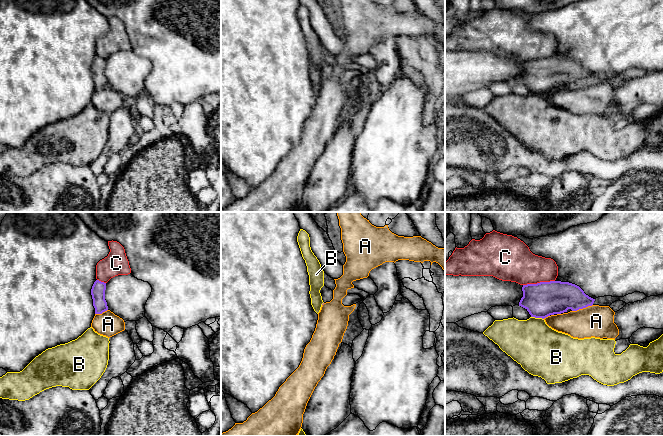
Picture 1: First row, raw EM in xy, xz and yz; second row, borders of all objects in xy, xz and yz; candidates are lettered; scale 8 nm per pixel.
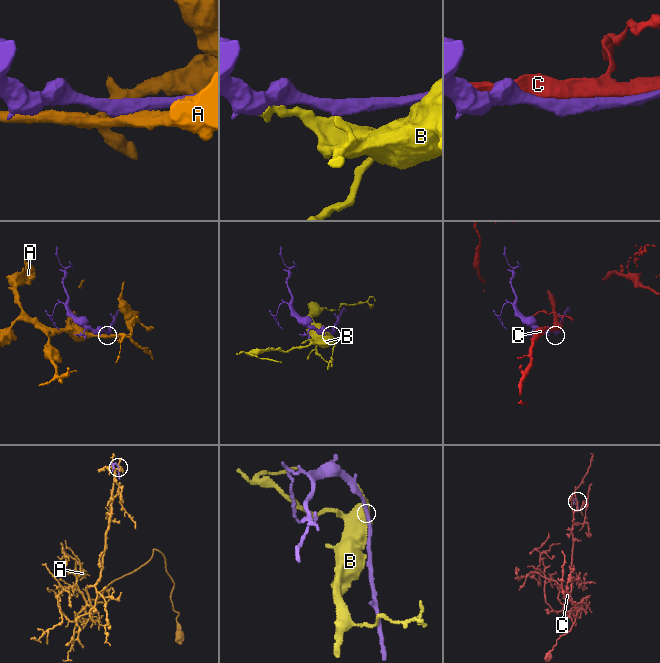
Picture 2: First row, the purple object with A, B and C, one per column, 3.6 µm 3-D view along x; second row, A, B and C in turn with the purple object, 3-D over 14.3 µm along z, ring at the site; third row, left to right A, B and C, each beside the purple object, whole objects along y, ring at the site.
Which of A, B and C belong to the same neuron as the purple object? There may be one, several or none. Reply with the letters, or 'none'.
A

